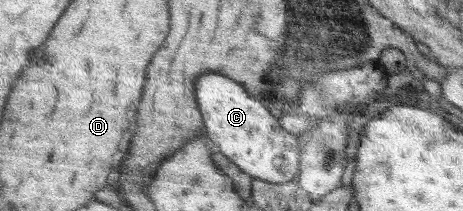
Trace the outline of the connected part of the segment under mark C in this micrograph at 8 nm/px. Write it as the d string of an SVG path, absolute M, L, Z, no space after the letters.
M207 74L199 80L197 86L201 110L211 132L209 137L218 144L221 153L232 158L233 162L254 180L283 184L299 178L298 135L283 130L276 115L271 116L260 99L251 98L237 82L223 74Z

